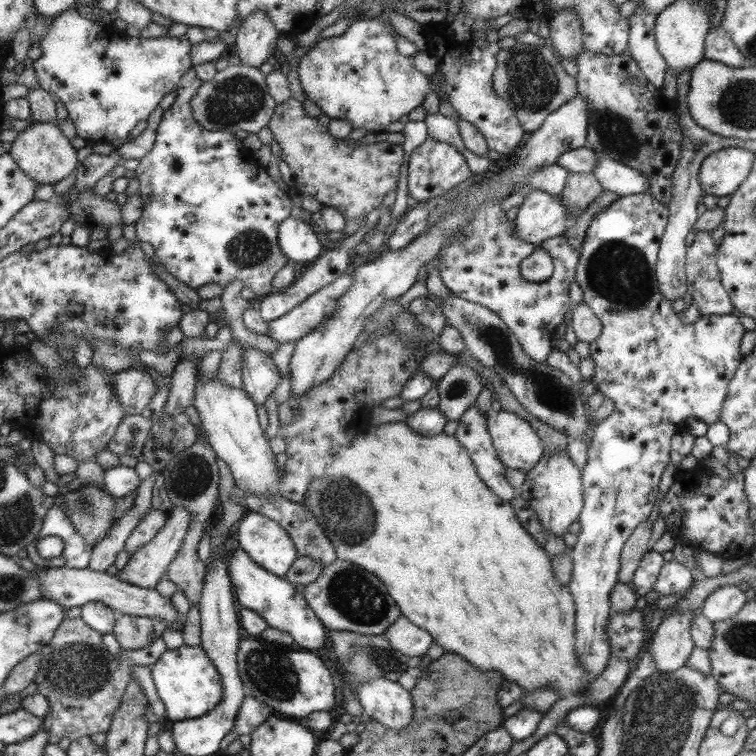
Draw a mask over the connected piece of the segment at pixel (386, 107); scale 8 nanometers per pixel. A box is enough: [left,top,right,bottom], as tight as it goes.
[297,19,430,132]

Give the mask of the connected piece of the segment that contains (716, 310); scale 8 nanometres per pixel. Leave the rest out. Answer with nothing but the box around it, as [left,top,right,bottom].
[684,231,733,316]

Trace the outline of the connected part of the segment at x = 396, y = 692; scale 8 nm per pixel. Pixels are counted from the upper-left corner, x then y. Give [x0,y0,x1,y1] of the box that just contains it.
[354,678,414,731]

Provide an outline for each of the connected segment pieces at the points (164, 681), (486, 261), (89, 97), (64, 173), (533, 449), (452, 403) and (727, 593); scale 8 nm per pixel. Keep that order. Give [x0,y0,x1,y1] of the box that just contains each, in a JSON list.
[[150,644,223,723],[437,195,580,363],[32,10,192,144],[11,122,79,184],[487,411,545,473],[436,364,483,420],[700,585,748,623]]

